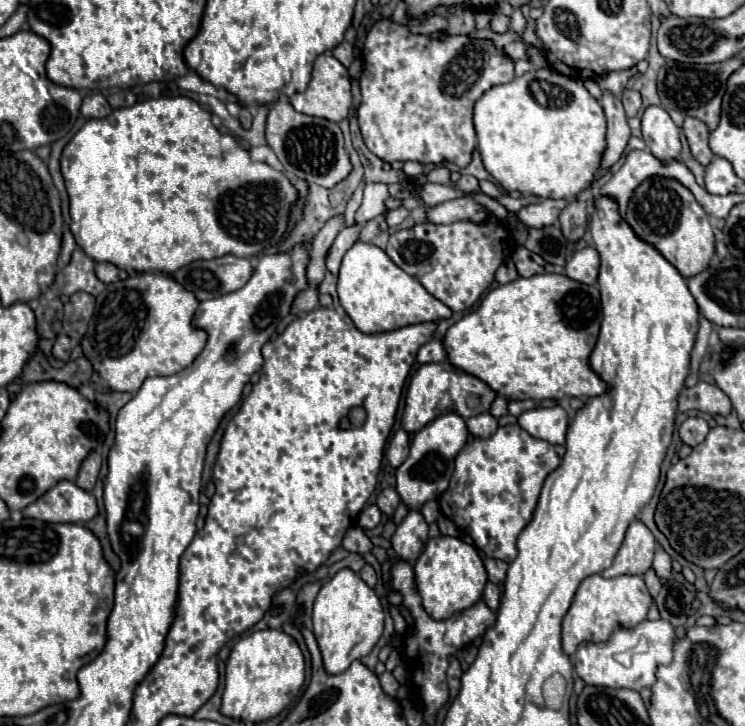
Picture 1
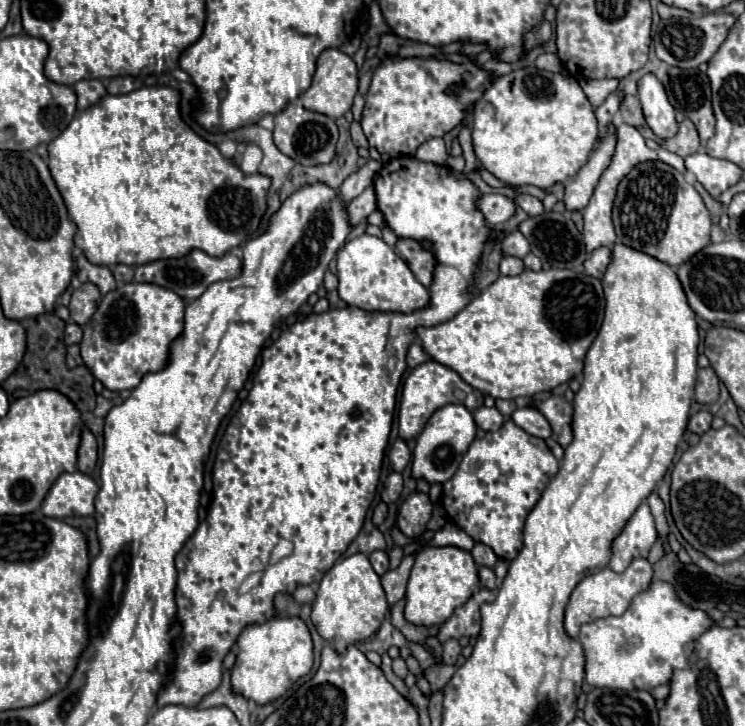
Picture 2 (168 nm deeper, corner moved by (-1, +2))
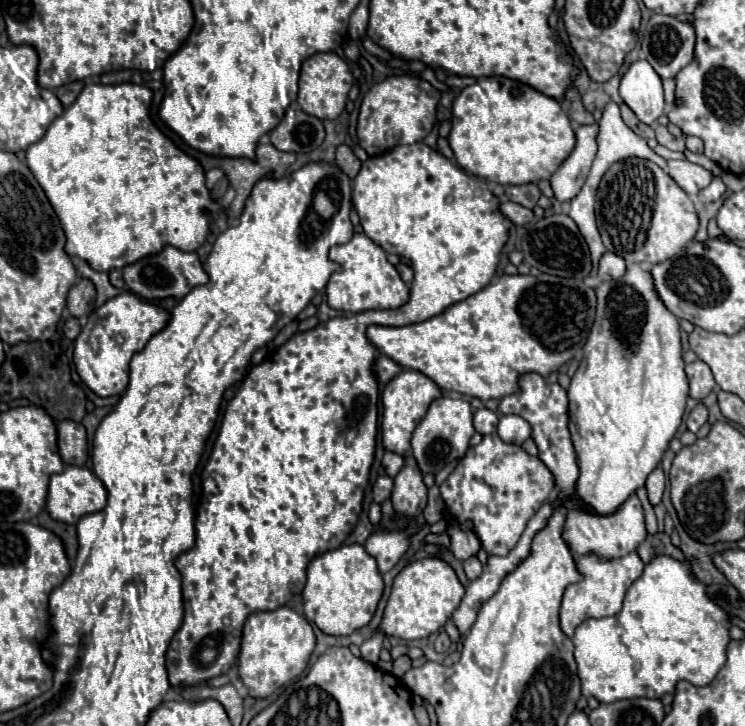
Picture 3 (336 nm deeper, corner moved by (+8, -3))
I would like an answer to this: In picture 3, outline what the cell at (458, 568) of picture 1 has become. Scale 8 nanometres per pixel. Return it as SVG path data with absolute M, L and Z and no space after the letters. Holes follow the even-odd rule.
M433 556L411 562L393 580L391 596L387 600L383 620L377 630L383 632L385 636L393 636L401 640L427 638L451 618L463 594L465 594L465 588L461 586L453 568L447 562Z

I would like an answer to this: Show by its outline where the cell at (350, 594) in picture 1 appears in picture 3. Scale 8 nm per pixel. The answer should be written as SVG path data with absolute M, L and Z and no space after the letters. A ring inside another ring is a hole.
M345 544L315 556L307 568L307 584L303 588L303 614L315 622L325 634L347 636L369 624L383 596L383 578L377 562L361 544Z

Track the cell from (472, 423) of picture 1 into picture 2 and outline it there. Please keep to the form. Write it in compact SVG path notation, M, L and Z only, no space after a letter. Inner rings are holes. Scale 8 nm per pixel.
M480 407L474 411L474 421L484 431L498 431L498 427L504 423L504 417L496 407Z

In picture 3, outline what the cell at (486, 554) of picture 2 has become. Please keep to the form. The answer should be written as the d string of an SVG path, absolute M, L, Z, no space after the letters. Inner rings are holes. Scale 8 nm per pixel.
M453 520L453 524L447 526L447 534L451 540L449 550L453 550L453 556L457 560L467 560L469 556L475 556L481 548L479 538L475 536L473 530L461 530L461 526Z

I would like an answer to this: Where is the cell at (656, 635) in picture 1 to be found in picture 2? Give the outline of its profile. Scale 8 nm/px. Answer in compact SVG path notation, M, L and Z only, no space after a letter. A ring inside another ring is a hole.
M654 581L648 591L638 593L624 615L596 619L582 625L578 641L586 655L586 681L592 687L610 689L644 689L650 691L670 681L674 669L684 669L694 649L696 639L712 625L708 615L698 609L684 607L674 595L670 583ZM630 637L640 637L640 643L630 651L622 651L622 643Z

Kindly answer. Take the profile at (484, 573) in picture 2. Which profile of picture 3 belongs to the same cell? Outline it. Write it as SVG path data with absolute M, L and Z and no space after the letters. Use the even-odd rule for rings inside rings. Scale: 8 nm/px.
M471 556L469 560L465 560L465 562L463 562L463 568L465 568L465 574L467 574L469 580L479 578L479 576L481 576L481 570L483 570L481 562L477 560L477 556Z

